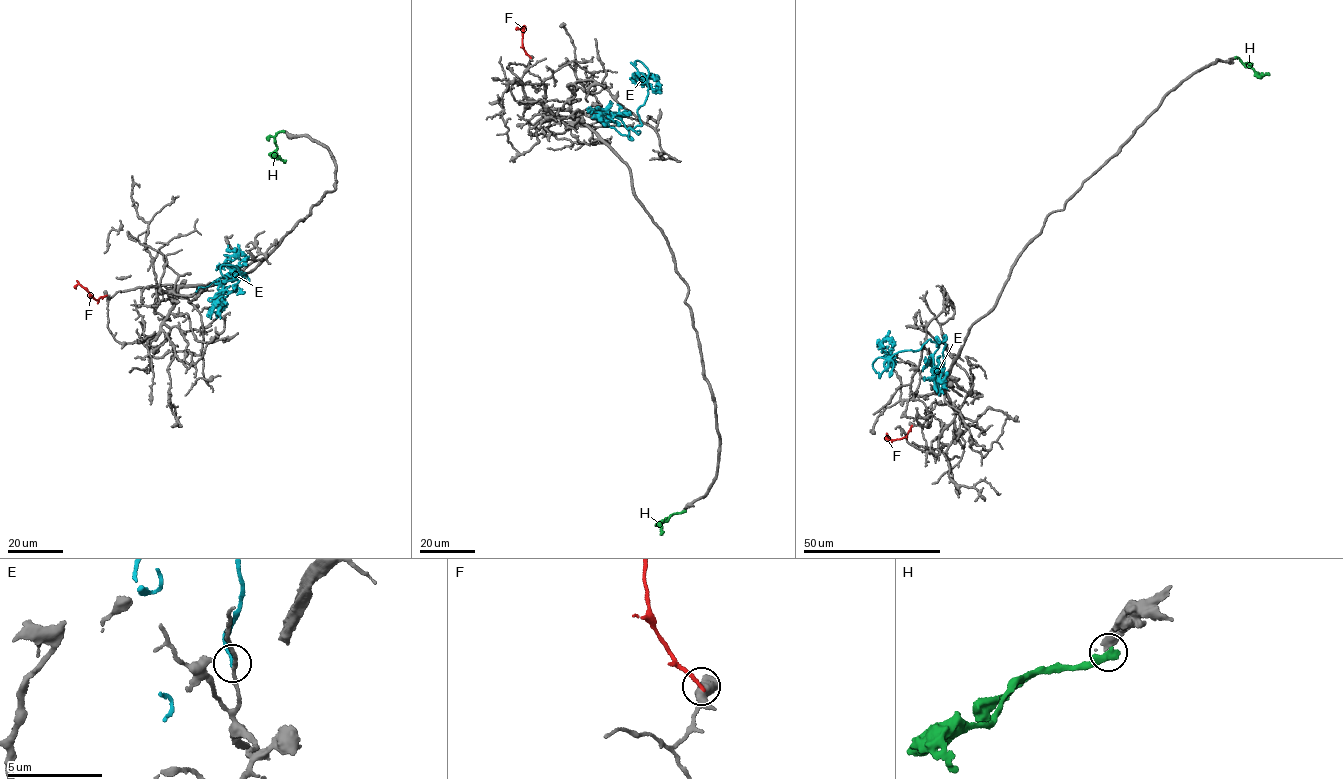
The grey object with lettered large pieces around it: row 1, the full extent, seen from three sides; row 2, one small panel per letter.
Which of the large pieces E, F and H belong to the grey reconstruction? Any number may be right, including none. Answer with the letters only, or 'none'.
none

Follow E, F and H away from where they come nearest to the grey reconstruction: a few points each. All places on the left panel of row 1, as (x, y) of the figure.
E: (196, 291), (235, 271), (234, 277), (245, 276), (228, 275), (236, 252), (227, 245)
F: (106, 295), (97, 300), (78, 284), (75, 288)
H: (282, 131), (277, 132), (274, 141), (277, 156), (285, 160)

